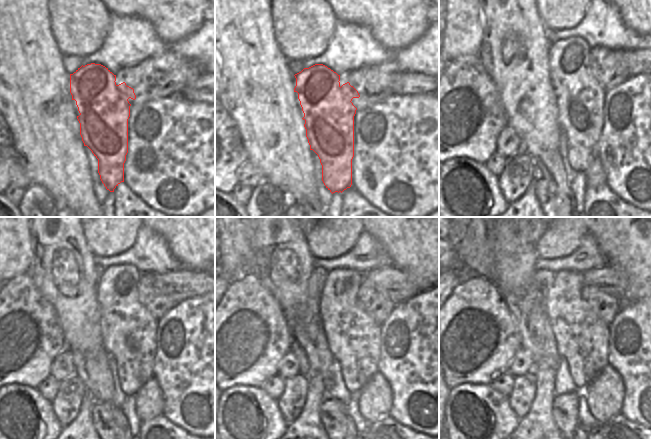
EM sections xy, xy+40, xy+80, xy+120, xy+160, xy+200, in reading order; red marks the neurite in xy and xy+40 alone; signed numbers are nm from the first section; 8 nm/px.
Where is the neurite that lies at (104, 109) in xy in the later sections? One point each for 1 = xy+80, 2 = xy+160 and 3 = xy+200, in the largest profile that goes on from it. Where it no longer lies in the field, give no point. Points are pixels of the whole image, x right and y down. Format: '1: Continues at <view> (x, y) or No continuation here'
1: Continues at xy+80 (566, 96)
2: Continues at xy+160 (353, 336)
3: Continues at xy+200 (581, 339).

